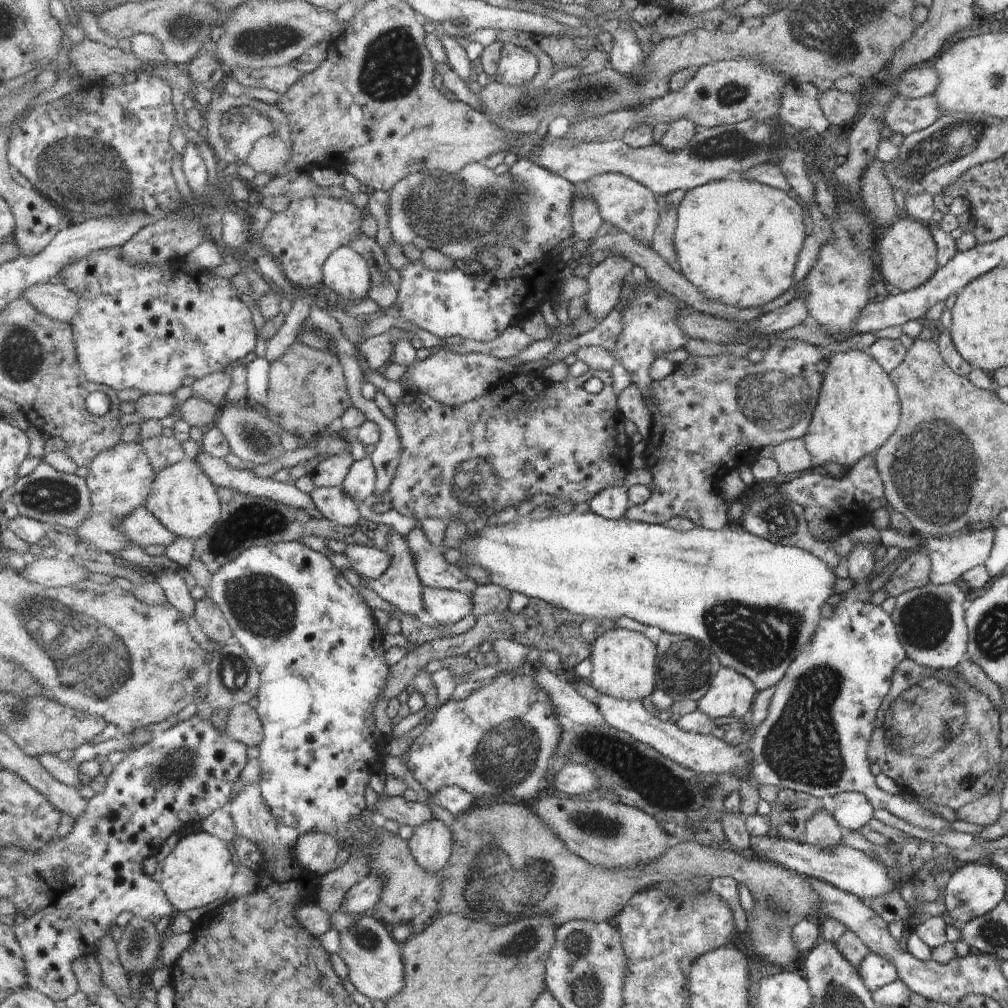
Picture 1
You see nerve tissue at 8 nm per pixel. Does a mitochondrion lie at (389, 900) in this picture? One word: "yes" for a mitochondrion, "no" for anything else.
no

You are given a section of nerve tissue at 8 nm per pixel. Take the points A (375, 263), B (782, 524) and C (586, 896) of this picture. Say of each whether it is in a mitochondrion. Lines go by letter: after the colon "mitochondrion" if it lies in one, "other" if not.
A: other
B: mitochondrion
C: other

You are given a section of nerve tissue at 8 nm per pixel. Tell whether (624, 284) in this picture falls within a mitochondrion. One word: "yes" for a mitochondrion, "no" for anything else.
no

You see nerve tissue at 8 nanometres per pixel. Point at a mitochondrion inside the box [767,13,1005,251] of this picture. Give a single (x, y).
(959, 137)

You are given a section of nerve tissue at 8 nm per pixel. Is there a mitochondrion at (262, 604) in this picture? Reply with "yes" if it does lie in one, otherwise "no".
yes

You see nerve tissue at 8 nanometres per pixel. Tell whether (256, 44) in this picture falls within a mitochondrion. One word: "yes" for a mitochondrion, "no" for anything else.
yes

